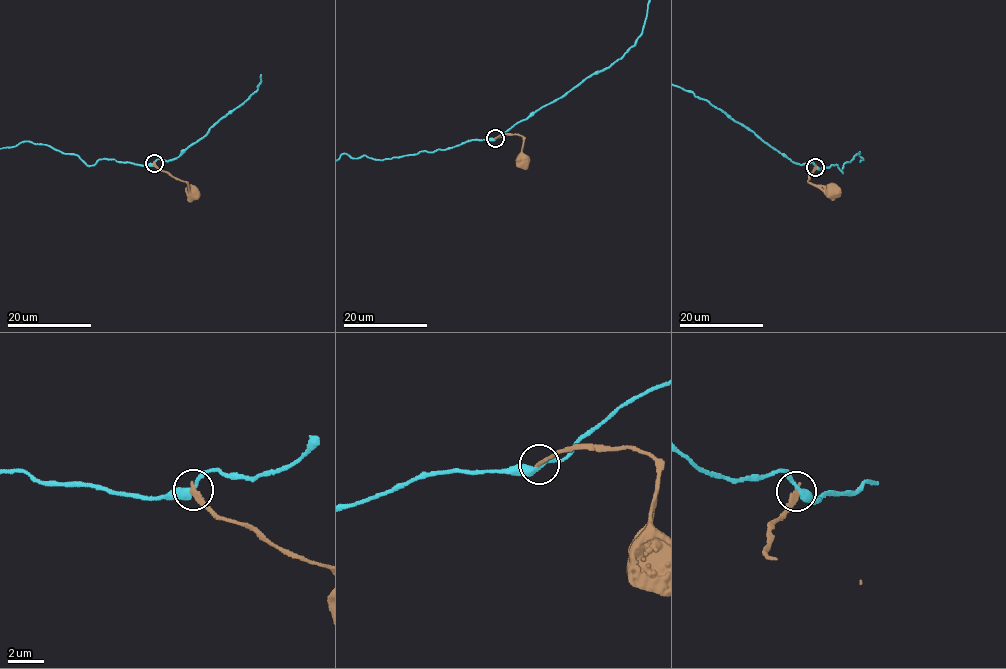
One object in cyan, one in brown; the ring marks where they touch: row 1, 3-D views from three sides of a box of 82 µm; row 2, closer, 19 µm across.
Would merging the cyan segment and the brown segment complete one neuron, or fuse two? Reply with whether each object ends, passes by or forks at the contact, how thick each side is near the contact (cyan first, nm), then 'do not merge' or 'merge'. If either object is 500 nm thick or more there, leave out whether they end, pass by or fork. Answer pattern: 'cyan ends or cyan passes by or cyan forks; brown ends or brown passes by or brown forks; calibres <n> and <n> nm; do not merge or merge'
cyan passes by; brown ends; calibres 320 and 240 nm; do not merge

